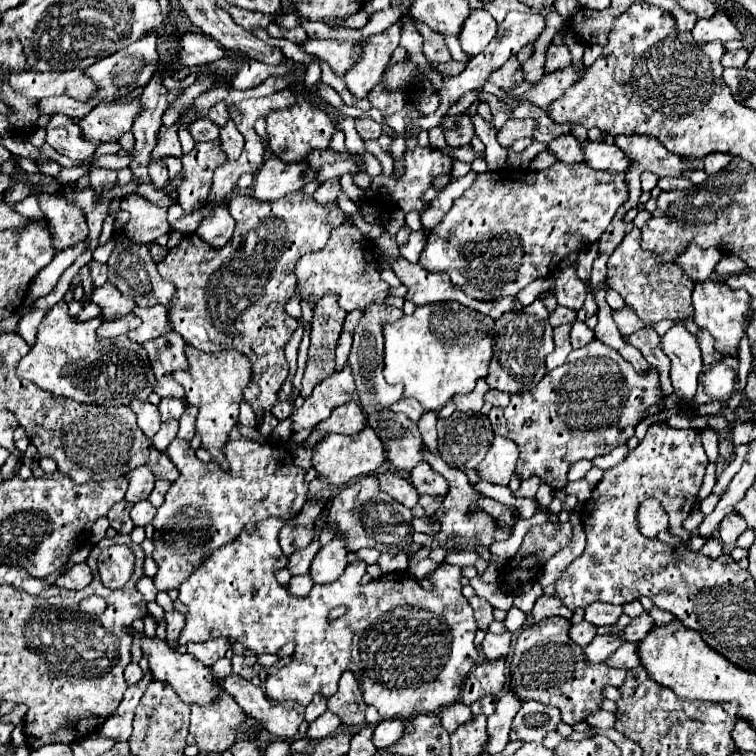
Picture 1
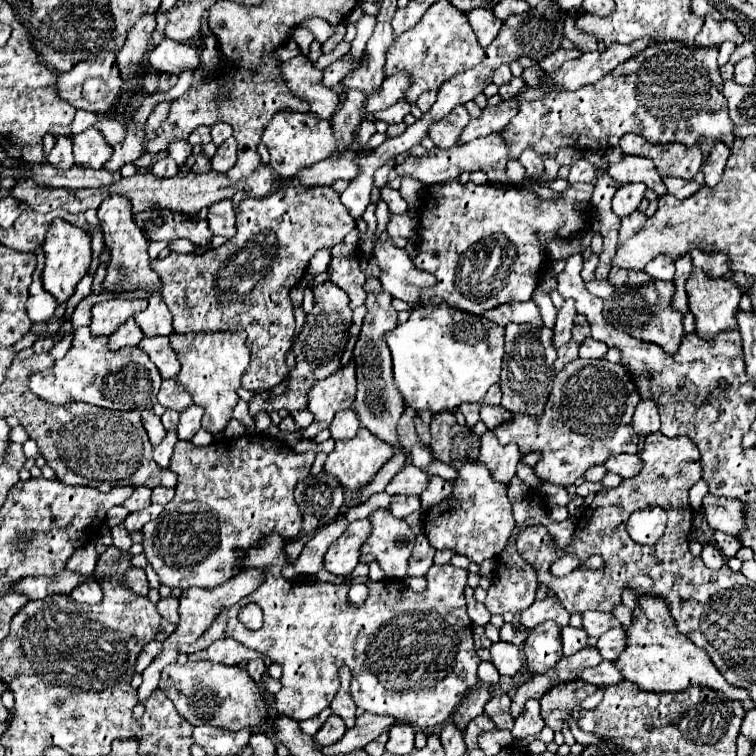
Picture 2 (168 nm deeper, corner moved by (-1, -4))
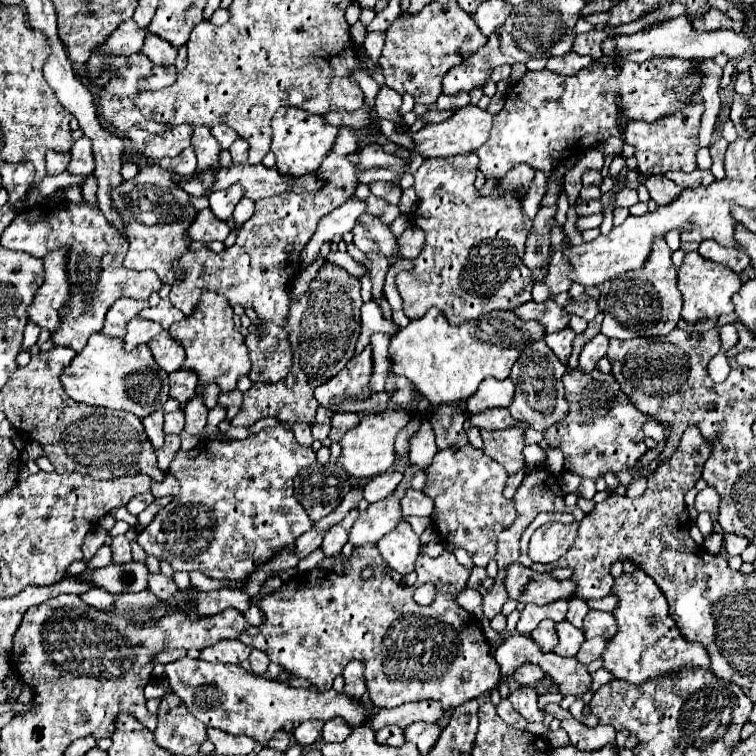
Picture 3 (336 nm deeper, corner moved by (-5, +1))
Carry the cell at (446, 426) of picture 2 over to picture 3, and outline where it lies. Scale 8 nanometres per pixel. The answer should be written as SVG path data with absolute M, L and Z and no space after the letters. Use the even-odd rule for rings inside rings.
M441 405L431 411L429 423L437 435L437 449L467 445L467 433L463 429L465 411L459 405Z

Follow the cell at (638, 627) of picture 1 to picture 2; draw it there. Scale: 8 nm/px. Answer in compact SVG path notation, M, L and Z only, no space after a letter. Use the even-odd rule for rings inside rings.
M613 628L609 632L605 632L597 642L595 648L601 652L601 656L605 660L617 660L617 656L623 652L625 648L625 632L623 628Z

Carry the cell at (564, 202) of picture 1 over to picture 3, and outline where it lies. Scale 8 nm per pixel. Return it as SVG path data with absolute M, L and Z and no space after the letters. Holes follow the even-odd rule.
M469 153L457 155L453 159L427 159L413 173L413 187L419 197L413 219L415 225L425 231L425 245L415 259L415 269L401 271L395 277L399 295L403 297L403 311L409 319L425 315L425 311L435 305L445 313L449 323L457 325L469 319L477 319L483 313L495 309L513 309L531 301L533 279L529 275L529 269L523 265L525 239L529 235L529 217L523 213L523 205L515 195L499 193L499 185L495 185L493 195L481 197L473 185L475 169L477 155Z

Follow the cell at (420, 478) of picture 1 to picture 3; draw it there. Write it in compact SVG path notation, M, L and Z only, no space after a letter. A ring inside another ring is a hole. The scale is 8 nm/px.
M385 471L385 475L377 475L377 479L371 479L363 487L365 499L369 503L375 503L375 501L381 501L381 499L389 497L397 489L401 479L403 479L403 473L399 473L399 471Z

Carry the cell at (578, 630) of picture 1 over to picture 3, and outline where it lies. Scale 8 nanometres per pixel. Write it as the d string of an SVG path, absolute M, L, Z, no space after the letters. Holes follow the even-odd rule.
M561 621L555 625L559 635L559 645L555 647L555 653L561 657L575 657L581 649L581 643L585 641L585 633L577 627L573 627L569 621Z

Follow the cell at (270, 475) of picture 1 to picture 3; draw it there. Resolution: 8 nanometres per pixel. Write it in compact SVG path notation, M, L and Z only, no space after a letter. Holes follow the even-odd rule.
M285 427L263 429L263 431L255 433L253 437L237 439L237 441L221 441L221 439L203 441L203 443L199 443L195 449L191 449L191 451L179 451L179 453L175 455L171 467L169 467L169 473L179 481L179 485L181 485L181 493L179 493L169 505L165 505L165 507L155 515L155 519L151 521L149 527L145 527L143 531L139 531L139 535L137 535L137 543L145 549L145 553L157 557L159 561L167 561L175 571L185 571L185 573L201 571L203 575L207 575L207 577L211 577L211 579L243 581L243 579L247 579L247 577L249 577L249 575L251 575L261 563L265 563L267 559L271 559L281 547L293 547L295 539L297 539L299 535L303 535L305 531L309 531L311 521L309 521L305 509L301 507L301 503L299 503L297 497L295 497L295 491L293 491L293 479L295 479L295 475L297 475L303 467L315 463L315 459L317 459L317 457L315 457L313 447L301 447L301 445L293 439L293 433L291 433L289 429L285 429Z

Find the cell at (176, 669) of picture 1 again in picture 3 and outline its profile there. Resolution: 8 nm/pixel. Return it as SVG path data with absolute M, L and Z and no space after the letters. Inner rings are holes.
M183 657L165 665L165 677L171 691L181 697L187 709L207 727L217 727L233 735L249 735L261 743L273 737L287 721L299 725L307 719L333 719L343 717L351 727L365 725L369 713L361 703L353 703L349 695L335 693L333 689L317 693L311 689L293 689L287 683L257 677L241 665L209 663L203 659Z

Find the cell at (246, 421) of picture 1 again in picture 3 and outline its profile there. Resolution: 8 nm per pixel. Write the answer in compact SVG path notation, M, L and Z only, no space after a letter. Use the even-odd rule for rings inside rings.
M237 389L237 391L231 391L229 395L221 395L219 405L223 405L223 407L227 409L225 421L231 421L231 419L239 413L239 409L241 409L241 405L243 405L243 393Z

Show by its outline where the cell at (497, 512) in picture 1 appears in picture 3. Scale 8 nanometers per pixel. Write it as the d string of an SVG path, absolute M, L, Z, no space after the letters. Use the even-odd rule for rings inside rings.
M473 445L437 451L427 469L427 485L423 493L435 501L431 521L439 539L465 549L477 567L487 567L487 563L497 555L499 533L511 527L517 517L513 501L503 497L505 481L505 467Z

